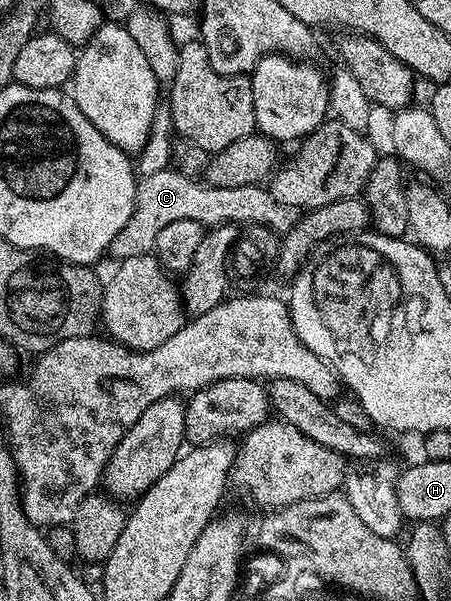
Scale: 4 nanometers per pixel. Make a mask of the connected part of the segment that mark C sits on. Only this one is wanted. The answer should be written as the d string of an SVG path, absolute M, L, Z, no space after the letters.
M167 169L138 179L132 217L128 217L128 225L124 225L124 229L120 229L116 237L112 237L108 255L114 261L121 261L128 257L151 254L160 229L164 229L164 225L172 225L172 221L196 221L206 229L218 227L221 223L261 225L282 233L296 222L295 216L290 215L293 215L291 208L284 207L273 199L265 186L228 189Z

